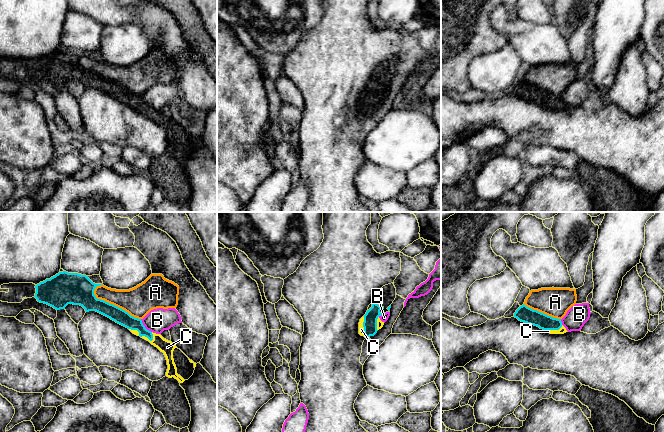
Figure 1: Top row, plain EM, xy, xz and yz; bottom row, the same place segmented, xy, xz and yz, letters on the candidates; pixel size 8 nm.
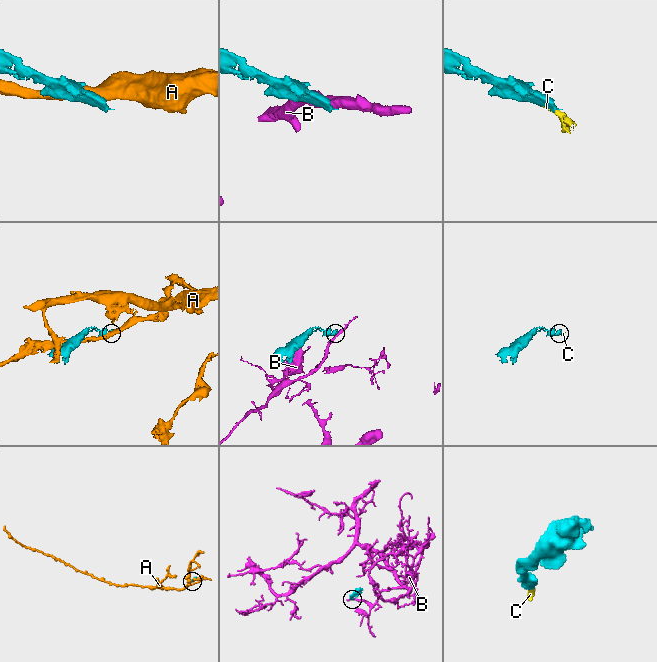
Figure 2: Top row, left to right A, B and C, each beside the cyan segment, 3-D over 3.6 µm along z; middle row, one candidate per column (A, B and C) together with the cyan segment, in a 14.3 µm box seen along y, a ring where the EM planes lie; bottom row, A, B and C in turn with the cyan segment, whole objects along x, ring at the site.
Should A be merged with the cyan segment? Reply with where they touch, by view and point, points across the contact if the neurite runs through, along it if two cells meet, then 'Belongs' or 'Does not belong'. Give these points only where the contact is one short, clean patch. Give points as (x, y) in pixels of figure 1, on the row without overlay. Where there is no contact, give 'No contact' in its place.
Touches cyan at xy (114, 81). Does not belong

